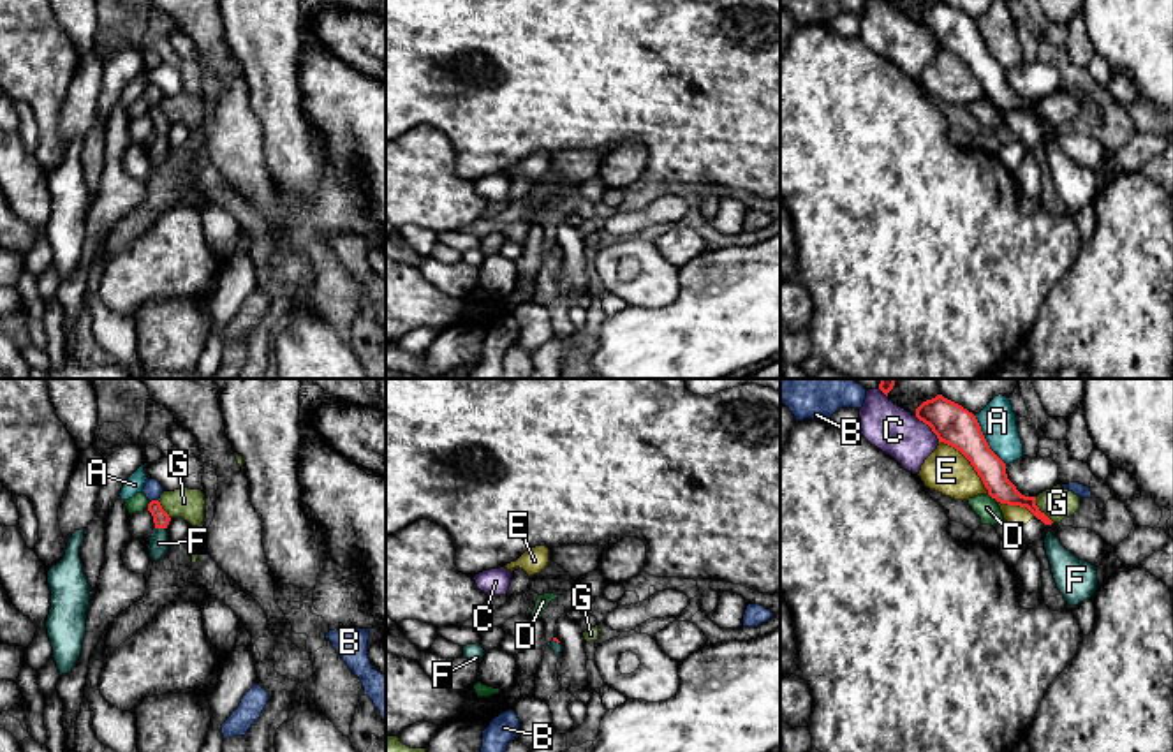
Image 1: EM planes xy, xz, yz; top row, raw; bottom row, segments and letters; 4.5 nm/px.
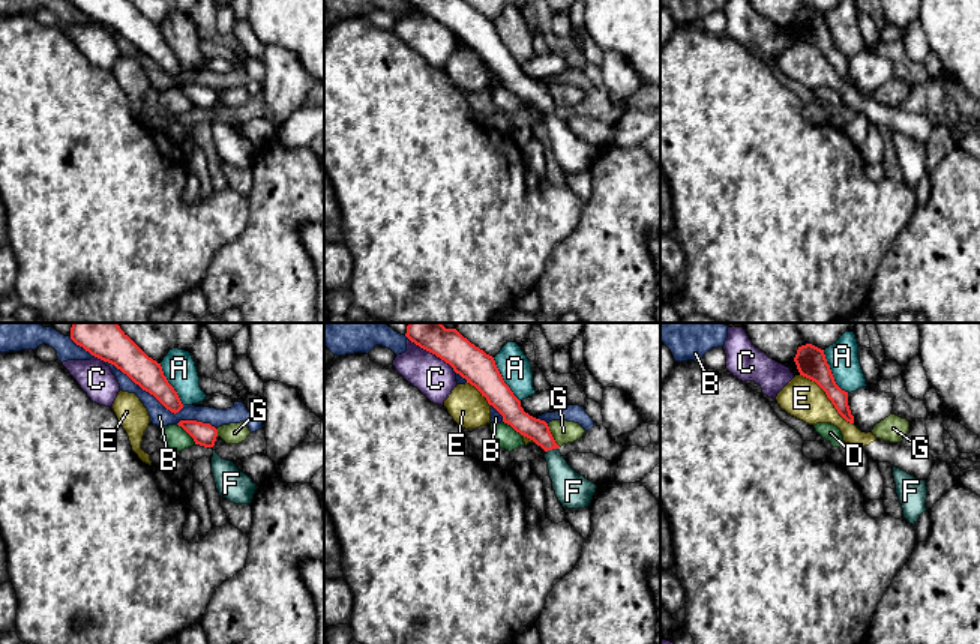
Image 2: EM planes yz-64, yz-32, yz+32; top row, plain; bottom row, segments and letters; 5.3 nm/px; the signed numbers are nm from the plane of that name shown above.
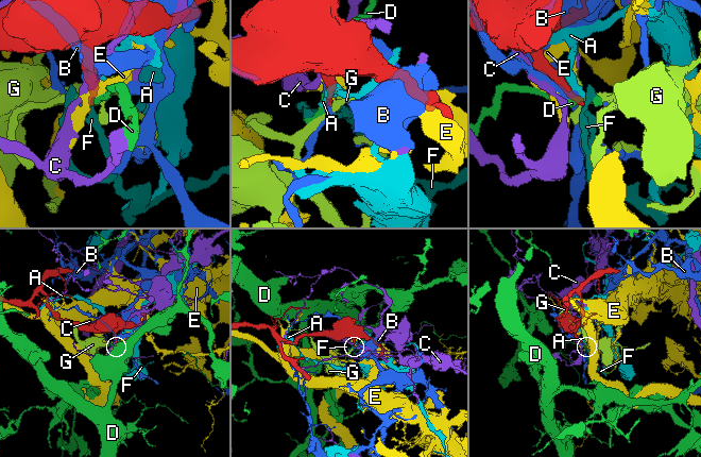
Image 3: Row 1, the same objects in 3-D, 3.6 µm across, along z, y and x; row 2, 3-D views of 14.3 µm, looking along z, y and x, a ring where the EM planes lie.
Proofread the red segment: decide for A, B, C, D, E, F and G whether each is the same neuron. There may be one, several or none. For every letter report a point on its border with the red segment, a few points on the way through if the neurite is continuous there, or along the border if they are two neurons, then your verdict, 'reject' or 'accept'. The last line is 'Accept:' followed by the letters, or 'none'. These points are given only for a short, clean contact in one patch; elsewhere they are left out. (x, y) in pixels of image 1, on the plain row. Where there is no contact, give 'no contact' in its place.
A: contact yz (985, 46); reject
B: contact xy (154, 106); reject
C: contact yz (929, 30); reject
D: contact yz (994, 103); border yz (988, 99), (997, 106); reject
E: contact yz (971, 69); reject
F: contact xy (161, 132); way xy (161, 124), (161, 132), (159, 148); accept
G: contact yz (1040, 117); border yz (1034, 103), (1040, 115), (1054, 127); reject
Accept: F

